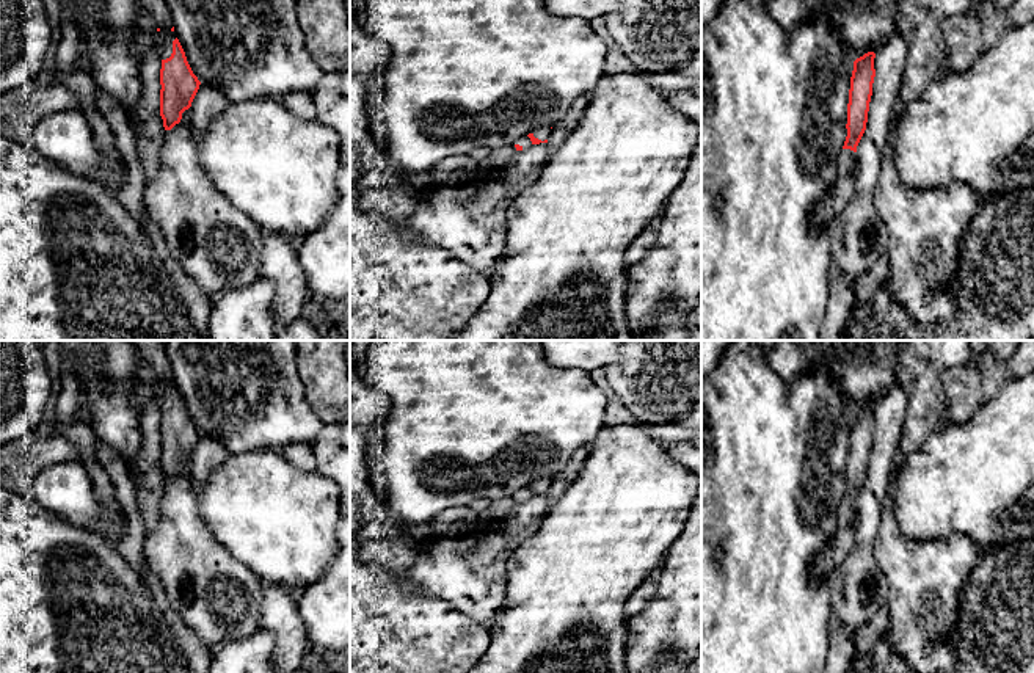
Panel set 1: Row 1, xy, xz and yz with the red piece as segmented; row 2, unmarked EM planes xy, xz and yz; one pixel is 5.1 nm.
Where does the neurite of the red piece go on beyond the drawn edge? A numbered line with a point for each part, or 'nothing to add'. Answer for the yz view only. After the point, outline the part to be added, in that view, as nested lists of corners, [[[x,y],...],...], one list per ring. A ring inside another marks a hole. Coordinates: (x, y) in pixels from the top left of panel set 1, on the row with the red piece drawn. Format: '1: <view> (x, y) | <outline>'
1: yz (840, 192) | [[[841,149],[836,179],[827,195],[816,204],[810,221],[811,231],[827,226],[847,204],[855,187],[857,152]]]

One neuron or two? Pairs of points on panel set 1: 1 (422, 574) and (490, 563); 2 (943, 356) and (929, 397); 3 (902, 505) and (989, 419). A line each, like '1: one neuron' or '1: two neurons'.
1: one neuron
2: two neurons
3: one neuron

